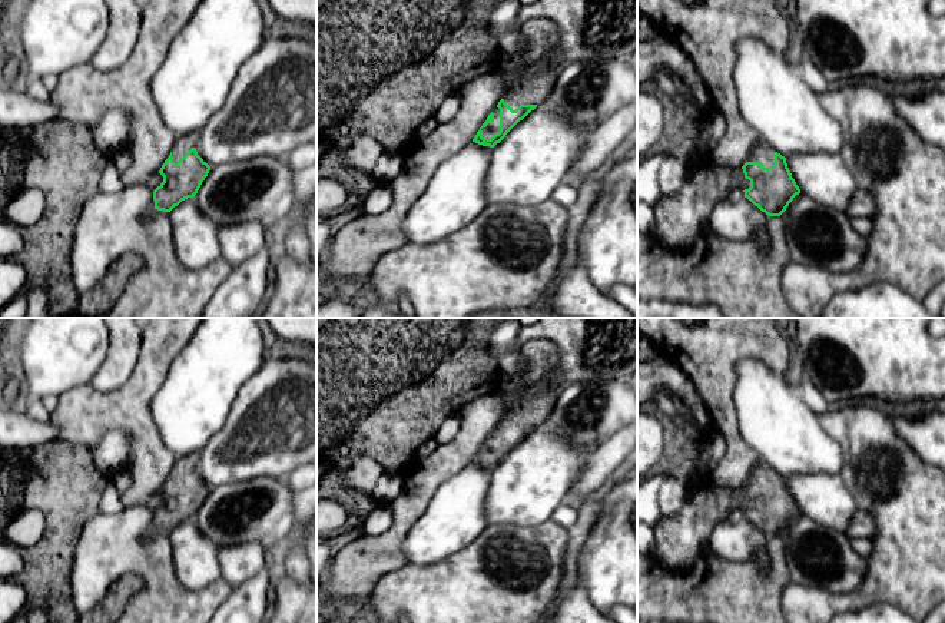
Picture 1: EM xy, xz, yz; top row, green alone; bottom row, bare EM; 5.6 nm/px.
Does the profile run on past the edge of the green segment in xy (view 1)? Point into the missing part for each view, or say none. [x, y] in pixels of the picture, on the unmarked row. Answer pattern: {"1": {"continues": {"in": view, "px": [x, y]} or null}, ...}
{"1": {"continues": {"in": "xy", "px": [183, 464]}}}

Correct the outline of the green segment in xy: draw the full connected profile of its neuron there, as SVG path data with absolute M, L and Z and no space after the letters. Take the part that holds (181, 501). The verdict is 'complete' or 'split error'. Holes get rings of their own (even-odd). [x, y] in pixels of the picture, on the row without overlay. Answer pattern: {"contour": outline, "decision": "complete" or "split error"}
{"contour": "M198 454L176 460L159 494L163 503L153 511L155 530L170 533L182 521L193 518L210 487L196 473Z", "decision": "split error"}

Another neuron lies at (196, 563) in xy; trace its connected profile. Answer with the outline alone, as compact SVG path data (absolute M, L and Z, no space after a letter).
M195 518L175 527L169 540L176 576L186 589L200 590L222 577L218 549L198 530Z

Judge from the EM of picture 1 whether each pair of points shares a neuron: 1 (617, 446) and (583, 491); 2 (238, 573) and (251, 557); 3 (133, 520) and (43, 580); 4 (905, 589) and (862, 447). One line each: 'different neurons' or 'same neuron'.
1: same neuron
2: same neuron
3: different neurons
4: same neuron

